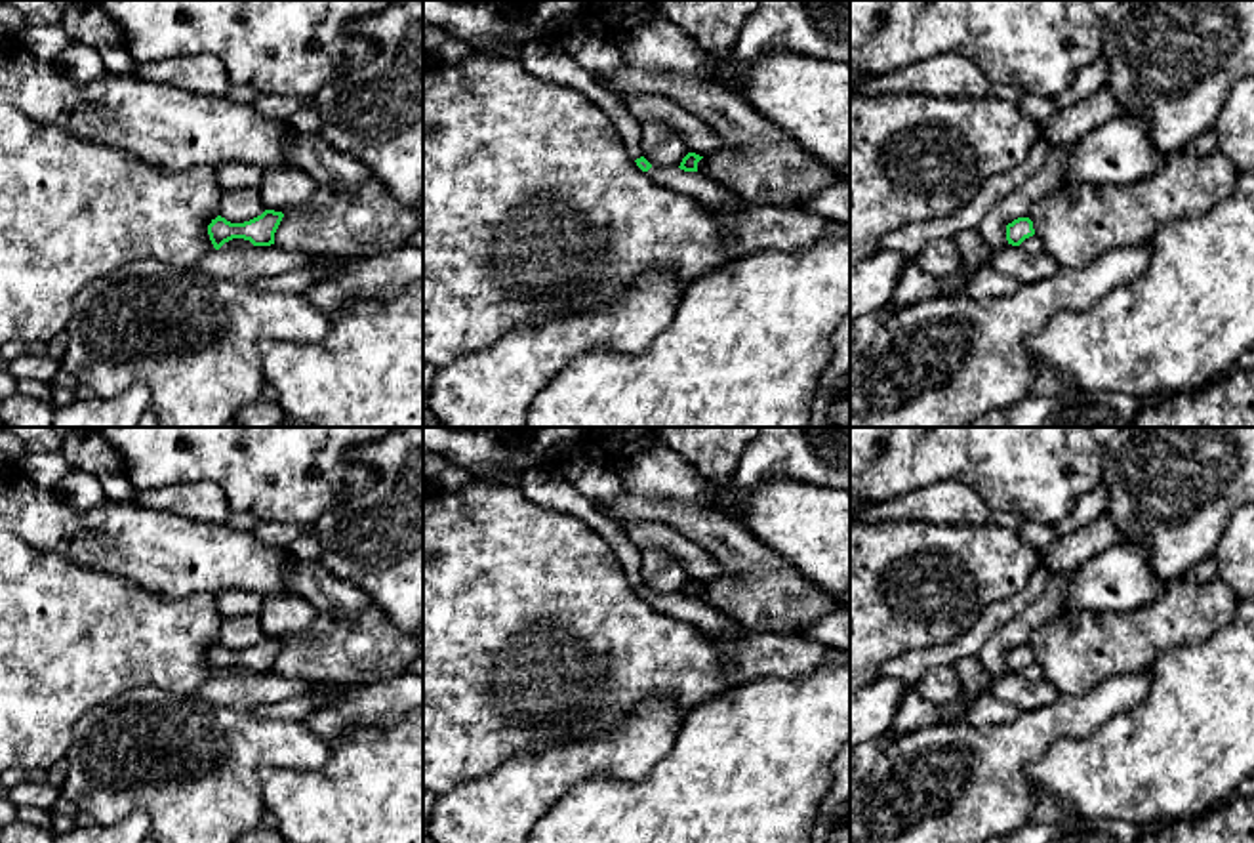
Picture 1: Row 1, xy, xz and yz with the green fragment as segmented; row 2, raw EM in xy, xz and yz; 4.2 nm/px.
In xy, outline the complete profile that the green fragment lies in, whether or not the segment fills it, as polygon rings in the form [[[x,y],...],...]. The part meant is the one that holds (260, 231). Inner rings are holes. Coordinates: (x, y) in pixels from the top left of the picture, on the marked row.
[[[265,210],[261,216],[244,223],[231,223],[217,216],[208,225],[208,235],[215,250],[233,238],[250,240],[253,246],[271,246],[274,244],[274,233],[282,217],[284,214],[274,210]]]

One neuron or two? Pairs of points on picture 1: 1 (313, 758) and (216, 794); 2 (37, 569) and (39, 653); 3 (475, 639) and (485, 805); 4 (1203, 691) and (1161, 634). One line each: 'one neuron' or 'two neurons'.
1: one neuron
2: one neuron
3: two neurons
4: two neurons

